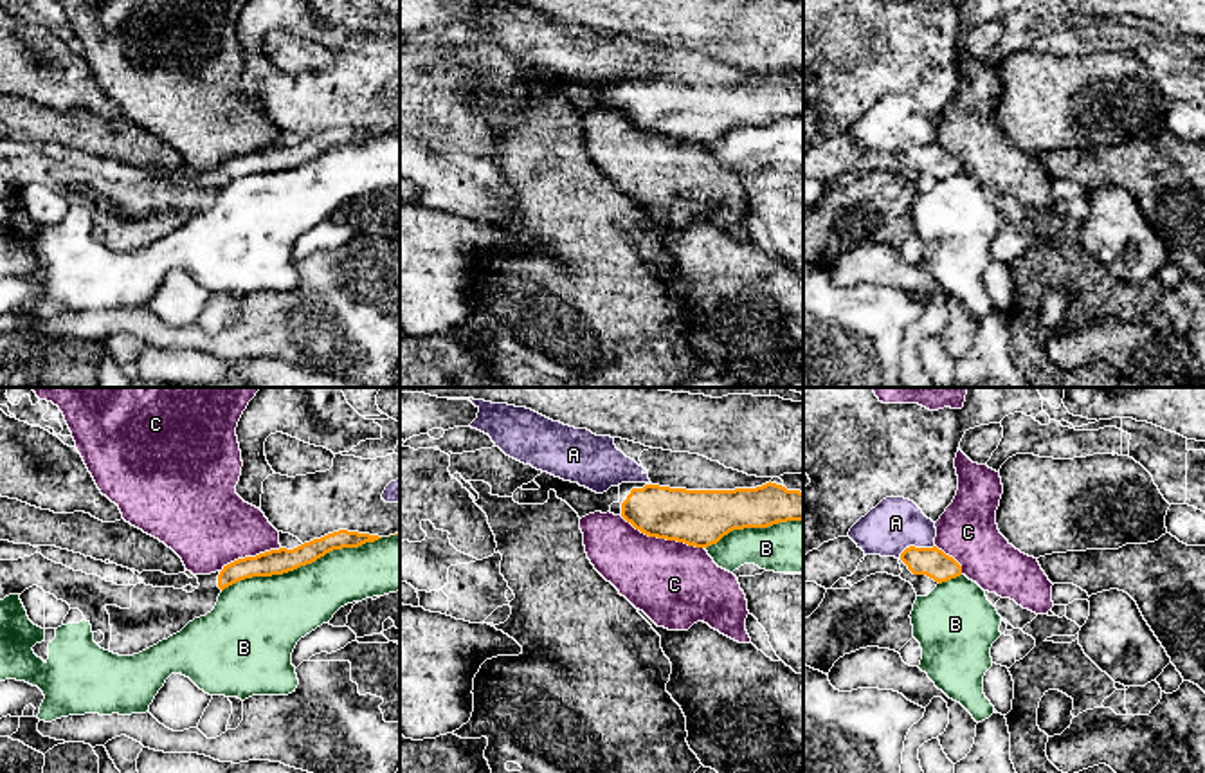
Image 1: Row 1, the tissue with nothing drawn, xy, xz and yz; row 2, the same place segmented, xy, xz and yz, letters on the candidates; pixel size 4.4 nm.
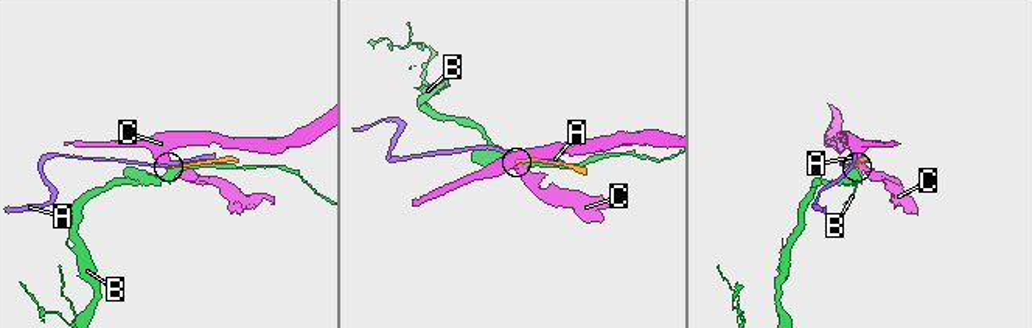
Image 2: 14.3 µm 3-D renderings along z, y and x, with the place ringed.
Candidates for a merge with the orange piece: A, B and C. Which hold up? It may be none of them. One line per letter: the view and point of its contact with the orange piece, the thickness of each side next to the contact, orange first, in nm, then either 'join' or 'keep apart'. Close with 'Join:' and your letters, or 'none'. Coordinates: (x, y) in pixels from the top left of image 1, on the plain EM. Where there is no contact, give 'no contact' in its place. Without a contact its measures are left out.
A: contact yz (914, 143); calibres 140 and 240 nm; join
B: contact xy (301, 161); calibres 110 and 320 nm; keep apart
C: contact xz (661, 134); calibres 260 and 380 nm; keep apart
Join: A

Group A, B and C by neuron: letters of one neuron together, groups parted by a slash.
A / B / C

